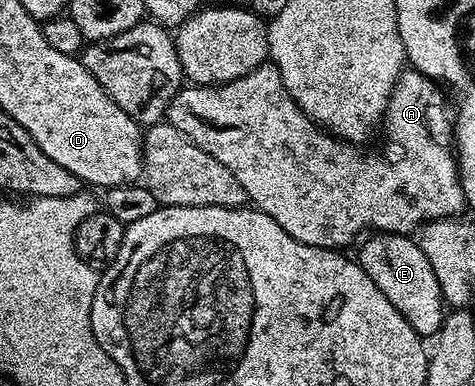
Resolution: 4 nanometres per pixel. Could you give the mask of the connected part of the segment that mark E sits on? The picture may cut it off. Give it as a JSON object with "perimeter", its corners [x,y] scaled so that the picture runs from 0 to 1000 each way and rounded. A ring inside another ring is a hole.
{"perimeter":[[[789,601],[773,611],[752,645],[754,689],[768,702],[775,723],[783,723],[783,733],[792,733],[792,744],[800,744],[800,754],[808,754],[817,785],[825,785],[825,795],[859,826],[882,873],[912,876],[933,829],[935,782],[918,702],[909,702],[909,681],[901,681],[901,661],[893,661],[886,632],[863,609]]]}

